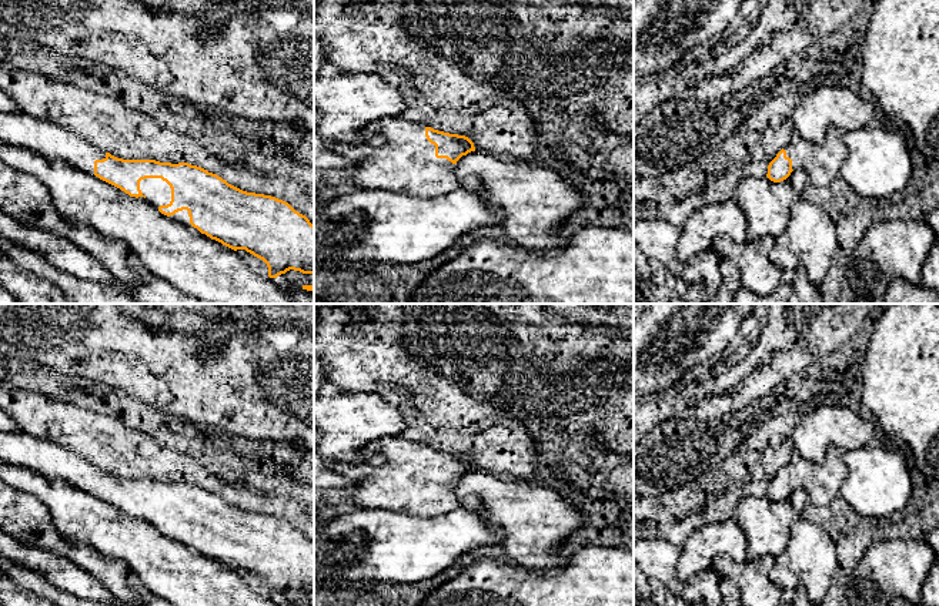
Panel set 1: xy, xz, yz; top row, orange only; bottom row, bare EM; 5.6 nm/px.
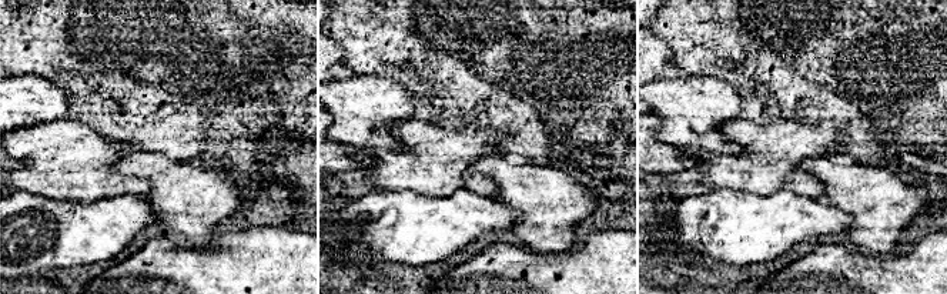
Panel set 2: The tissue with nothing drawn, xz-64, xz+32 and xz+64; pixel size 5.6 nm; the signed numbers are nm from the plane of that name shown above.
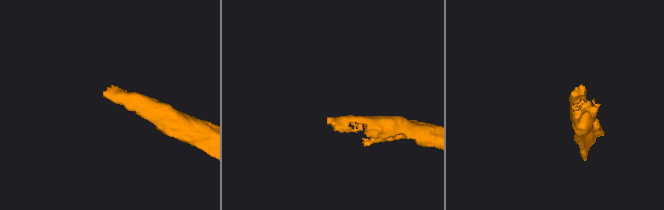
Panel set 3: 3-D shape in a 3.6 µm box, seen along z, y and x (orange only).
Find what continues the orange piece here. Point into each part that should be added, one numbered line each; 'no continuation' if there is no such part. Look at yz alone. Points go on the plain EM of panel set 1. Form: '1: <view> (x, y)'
1: yz (822, 481)

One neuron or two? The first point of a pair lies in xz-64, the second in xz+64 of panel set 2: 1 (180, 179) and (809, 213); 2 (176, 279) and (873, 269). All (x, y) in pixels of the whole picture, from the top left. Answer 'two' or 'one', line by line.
1: two
2: one

